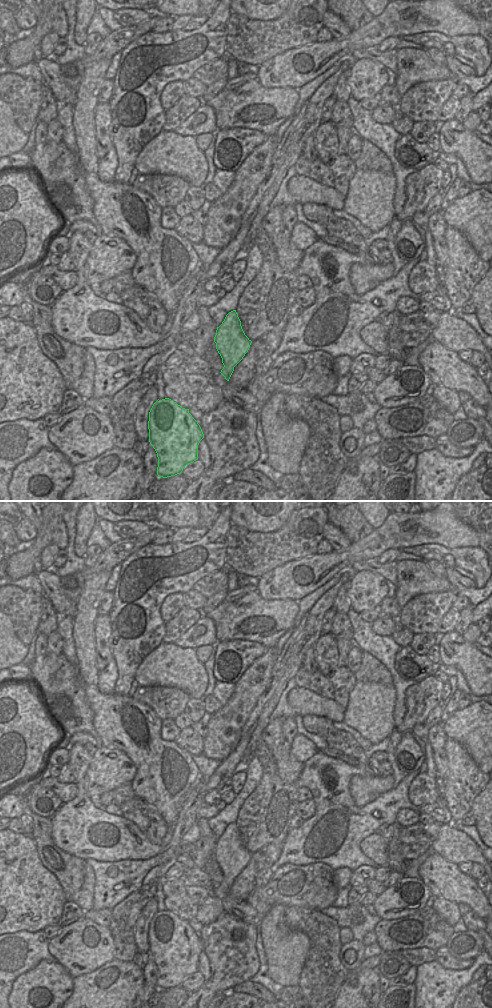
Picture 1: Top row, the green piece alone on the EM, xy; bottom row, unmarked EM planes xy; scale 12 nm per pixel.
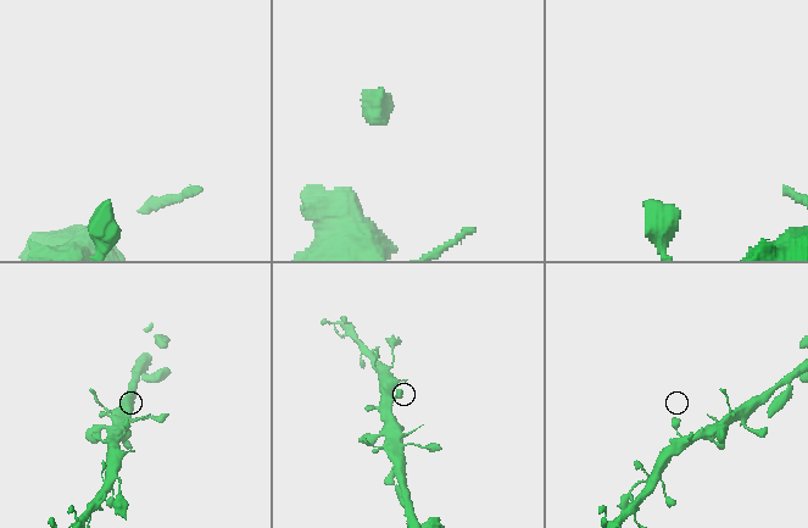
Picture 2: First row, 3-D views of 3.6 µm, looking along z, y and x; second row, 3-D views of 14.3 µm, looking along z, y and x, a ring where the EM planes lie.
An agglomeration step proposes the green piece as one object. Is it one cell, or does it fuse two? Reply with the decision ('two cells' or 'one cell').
one cell

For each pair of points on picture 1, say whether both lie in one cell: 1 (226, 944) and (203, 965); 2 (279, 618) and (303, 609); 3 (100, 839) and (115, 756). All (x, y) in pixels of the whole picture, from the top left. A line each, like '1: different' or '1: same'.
1: different
2: different
3: different

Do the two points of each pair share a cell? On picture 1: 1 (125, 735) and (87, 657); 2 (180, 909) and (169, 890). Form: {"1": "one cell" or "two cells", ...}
{"1": "two cells", "2": "one cell"}

